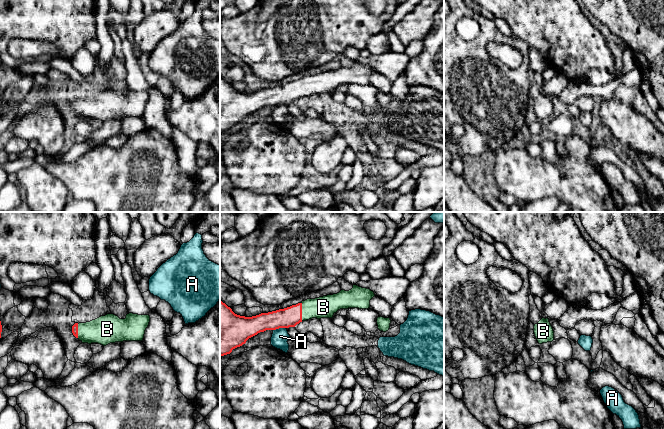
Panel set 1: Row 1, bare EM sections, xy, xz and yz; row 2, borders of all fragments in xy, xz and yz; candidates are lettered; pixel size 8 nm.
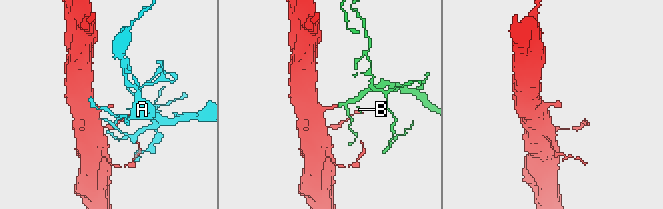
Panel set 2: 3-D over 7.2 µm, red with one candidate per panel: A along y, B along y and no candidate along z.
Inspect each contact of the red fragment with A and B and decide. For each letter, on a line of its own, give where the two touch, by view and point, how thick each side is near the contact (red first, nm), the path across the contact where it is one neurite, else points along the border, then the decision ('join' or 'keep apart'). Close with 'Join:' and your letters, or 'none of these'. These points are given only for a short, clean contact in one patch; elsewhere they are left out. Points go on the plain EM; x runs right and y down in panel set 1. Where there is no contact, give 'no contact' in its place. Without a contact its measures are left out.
A: meets red in xz at (279, 103); 160 nm thick on the red side, 130 nm on the other; border along xz (285, 103), (273, 106); keep apart
B: meets red in xz at (301, 87); 160 nm thick on the red side, 180 nm on the other; join
Join: B

